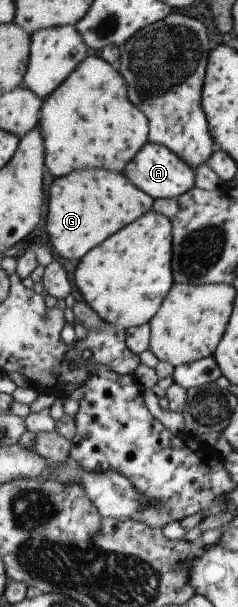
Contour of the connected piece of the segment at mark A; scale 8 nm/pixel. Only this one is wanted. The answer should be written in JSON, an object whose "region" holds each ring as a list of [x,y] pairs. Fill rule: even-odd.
{"region":[[[149,142],[128,165],[129,169],[125,169],[124,175],[154,201],[181,197],[195,185],[195,167],[165,145]]]}

